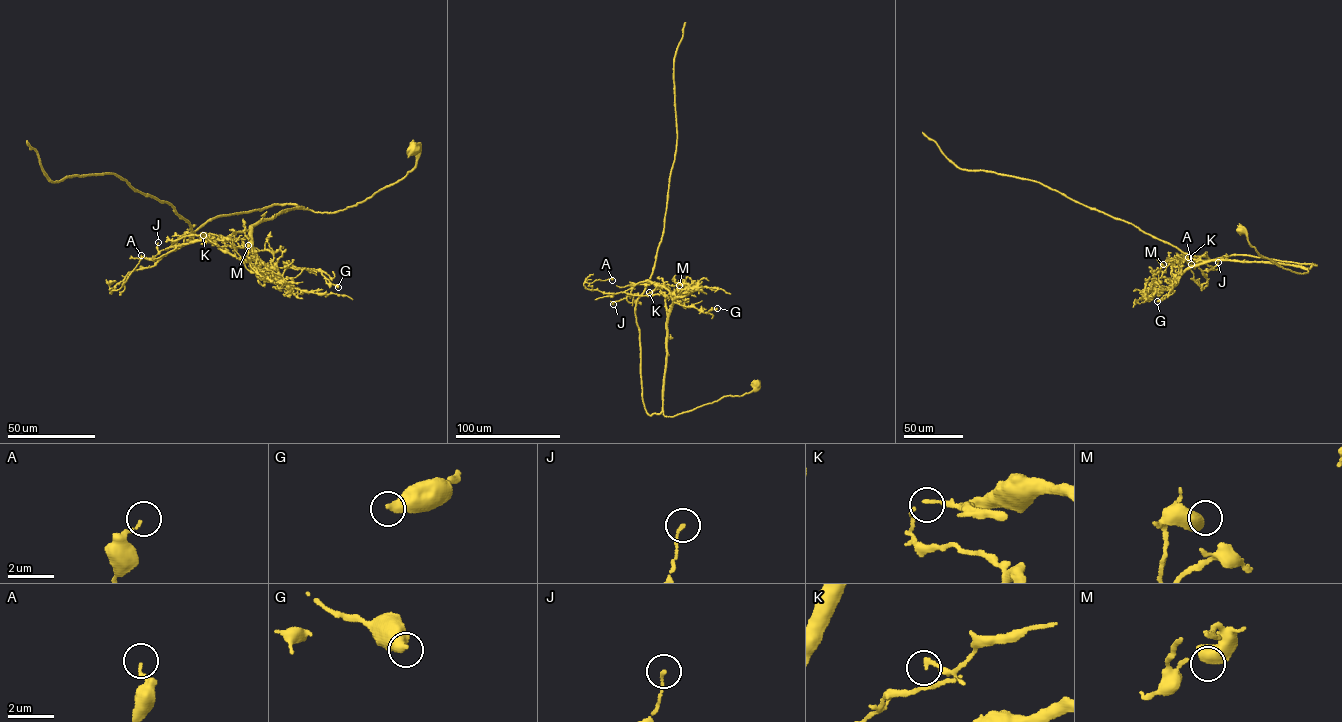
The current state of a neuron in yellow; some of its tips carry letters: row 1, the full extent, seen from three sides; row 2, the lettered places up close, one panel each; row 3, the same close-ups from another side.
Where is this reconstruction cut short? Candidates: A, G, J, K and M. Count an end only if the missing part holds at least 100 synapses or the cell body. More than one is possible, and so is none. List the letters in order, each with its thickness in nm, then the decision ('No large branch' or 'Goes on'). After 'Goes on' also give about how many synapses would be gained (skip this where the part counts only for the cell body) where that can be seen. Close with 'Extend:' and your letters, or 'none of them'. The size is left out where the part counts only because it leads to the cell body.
A: Thickness 120 nm. No large branch
G: Thickness 440 nm. No large branch
J: Thickness 120 nm. No large branch
K: Thickness 180 nm. No large branch
M: Thickness 480 nm. No large branch
Extend: none of them

